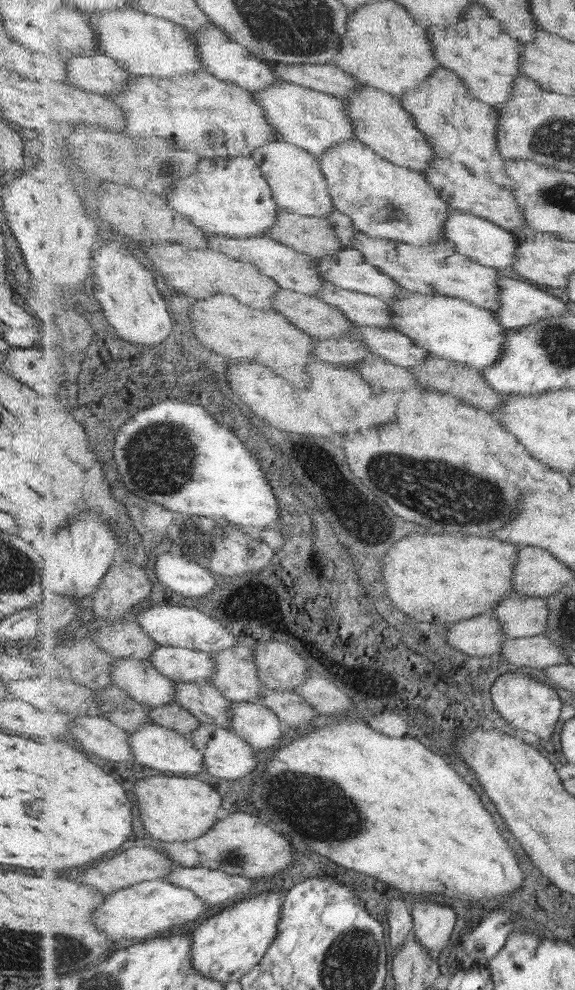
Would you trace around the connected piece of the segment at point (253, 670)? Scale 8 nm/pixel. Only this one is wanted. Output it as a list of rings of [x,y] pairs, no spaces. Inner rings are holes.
[[[235,647],[213,654],[216,671],[209,680],[233,702],[258,702],[266,686],[259,678],[256,663],[239,658]]]

